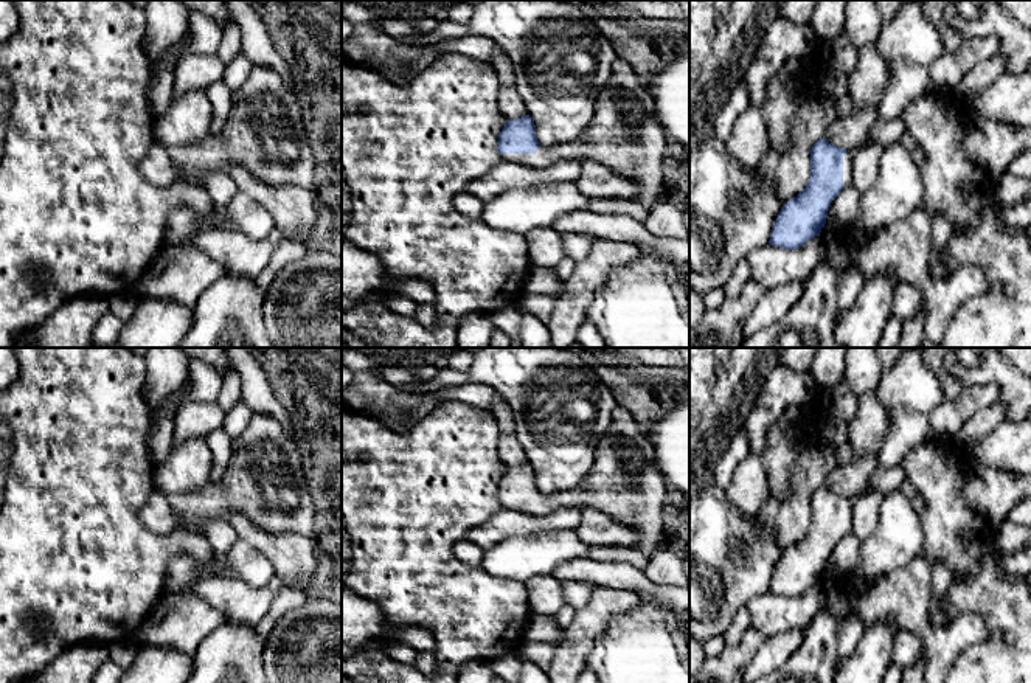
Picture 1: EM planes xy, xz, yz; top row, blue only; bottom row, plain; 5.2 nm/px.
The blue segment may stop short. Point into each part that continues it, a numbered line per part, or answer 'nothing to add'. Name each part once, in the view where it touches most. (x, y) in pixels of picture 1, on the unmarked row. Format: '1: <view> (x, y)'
1: xz (624, 483)

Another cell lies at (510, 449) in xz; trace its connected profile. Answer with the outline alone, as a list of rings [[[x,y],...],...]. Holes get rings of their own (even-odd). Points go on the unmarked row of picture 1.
[[[495,396],[489,411],[498,425],[498,456],[508,467],[517,467],[528,463],[526,453],[517,438],[516,419],[503,397]]]

